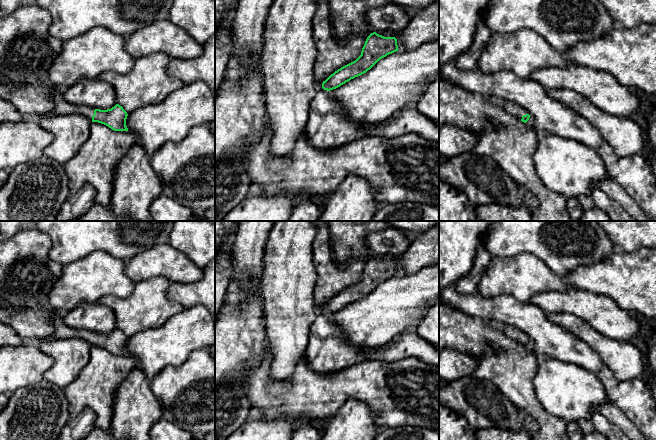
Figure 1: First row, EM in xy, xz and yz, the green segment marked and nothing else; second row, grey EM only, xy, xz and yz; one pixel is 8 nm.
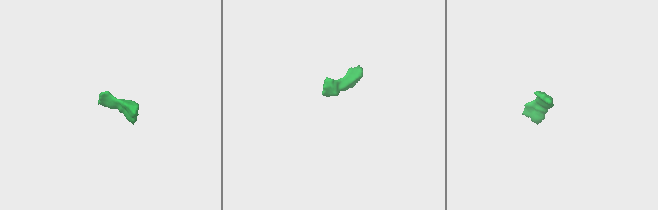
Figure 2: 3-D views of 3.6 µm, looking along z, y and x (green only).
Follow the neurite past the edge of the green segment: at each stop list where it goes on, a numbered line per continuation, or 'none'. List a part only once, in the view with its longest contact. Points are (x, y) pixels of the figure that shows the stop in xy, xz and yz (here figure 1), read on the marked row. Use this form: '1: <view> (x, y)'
1: xy (62, 107)

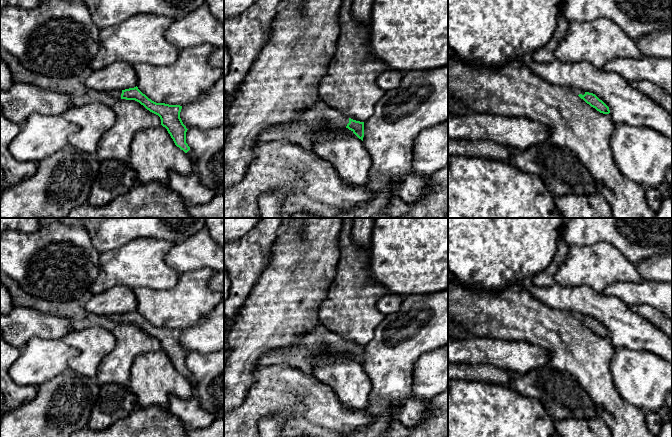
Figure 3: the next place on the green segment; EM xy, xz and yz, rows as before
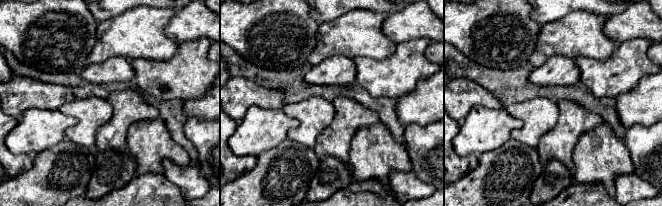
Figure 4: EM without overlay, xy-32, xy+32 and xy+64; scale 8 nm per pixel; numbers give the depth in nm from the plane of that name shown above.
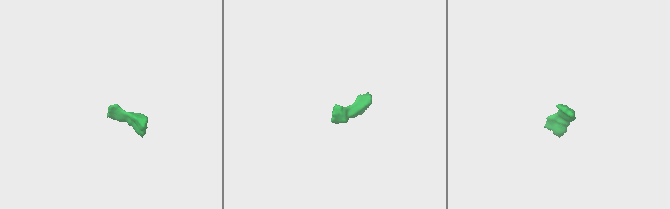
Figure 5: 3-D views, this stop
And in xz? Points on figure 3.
1: xz (302, 132)

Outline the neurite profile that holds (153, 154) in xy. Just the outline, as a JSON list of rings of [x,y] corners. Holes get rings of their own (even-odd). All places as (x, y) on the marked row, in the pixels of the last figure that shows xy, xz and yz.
[[[160,125],[137,132],[130,146],[130,165],[137,176],[137,183],[159,182],[168,184],[169,174],[177,172],[183,176],[193,173],[192,159],[177,147],[167,129]]]

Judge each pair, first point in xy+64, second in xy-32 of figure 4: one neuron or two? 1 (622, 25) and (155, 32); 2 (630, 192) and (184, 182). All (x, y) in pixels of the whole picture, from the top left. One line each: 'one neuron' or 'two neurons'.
1: two neurons
2: one neuron

